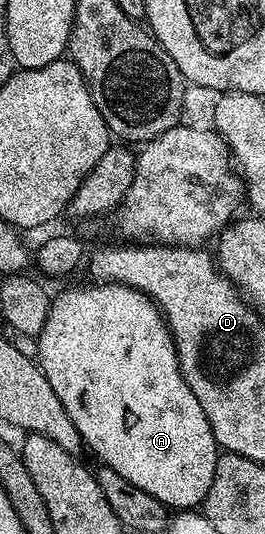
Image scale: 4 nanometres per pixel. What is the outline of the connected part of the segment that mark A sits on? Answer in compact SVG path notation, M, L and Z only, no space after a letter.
M122 284L92 285L53 296L48 321L37 336L36 362L48 377L48 385L56 389L60 405L68 409L72 425L80 429L83 444L91 447L105 466L120 473L136 489L156 497L167 509L197 508L212 485L220 448L200 401L196 401L196 393L184 381L174 339L162 312L142 291Z

